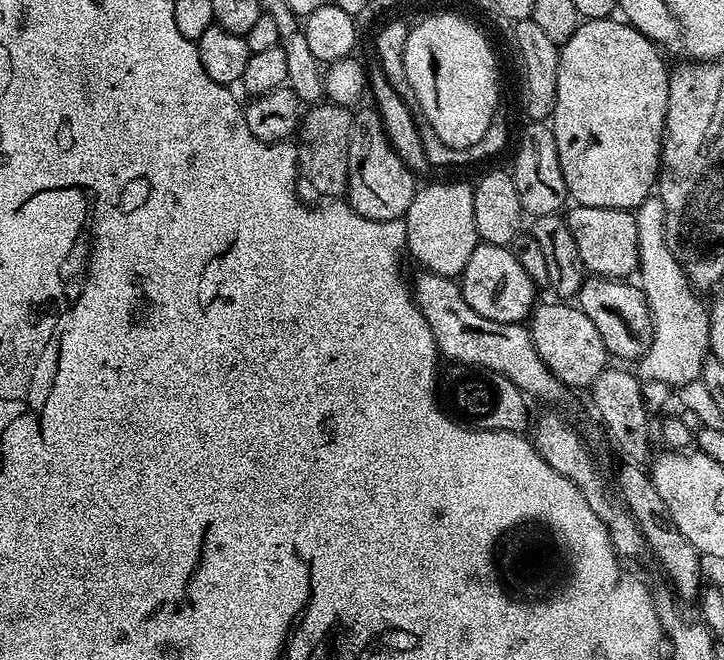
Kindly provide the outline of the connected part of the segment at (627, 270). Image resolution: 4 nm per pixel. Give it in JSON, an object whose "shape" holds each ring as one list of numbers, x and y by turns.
{"shape":[[576,204,567,209,566,219,570,226,570,234,574,234,578,254,591,275,604,276,608,280,623,280,631,277,631,272,633,275,637,271,642,230,636,225,636,220,632,216,635,215,626,208]]}

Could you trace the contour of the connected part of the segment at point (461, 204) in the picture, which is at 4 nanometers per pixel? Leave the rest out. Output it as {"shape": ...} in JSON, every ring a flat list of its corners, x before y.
{"shape":[[428,184,417,191,408,213,402,218,406,226,406,252,420,263,421,269,435,275,459,277,470,254,474,254,478,237,474,226,473,185]]}

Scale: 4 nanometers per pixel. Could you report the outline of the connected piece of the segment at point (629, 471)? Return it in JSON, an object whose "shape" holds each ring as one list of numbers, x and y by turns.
{"shape":[[624,462,621,466,620,473,616,476,616,484,620,487,622,503,631,512,650,556,652,552,653,558,660,563,661,570,668,575,673,590,684,600,692,600,696,595,697,599,702,592,702,587,700,588,702,557,696,547,672,525,662,498,658,498,658,490,654,490,651,475,640,468,643,467,636,462]]}

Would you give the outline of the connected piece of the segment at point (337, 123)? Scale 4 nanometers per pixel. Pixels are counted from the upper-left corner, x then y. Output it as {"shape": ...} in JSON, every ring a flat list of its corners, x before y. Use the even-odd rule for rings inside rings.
{"shape":[[331,102,317,103,301,115,300,126,294,137,301,200,316,202,319,201,316,200,319,196,340,198,347,193,350,134,353,123,354,116,349,109]]}

